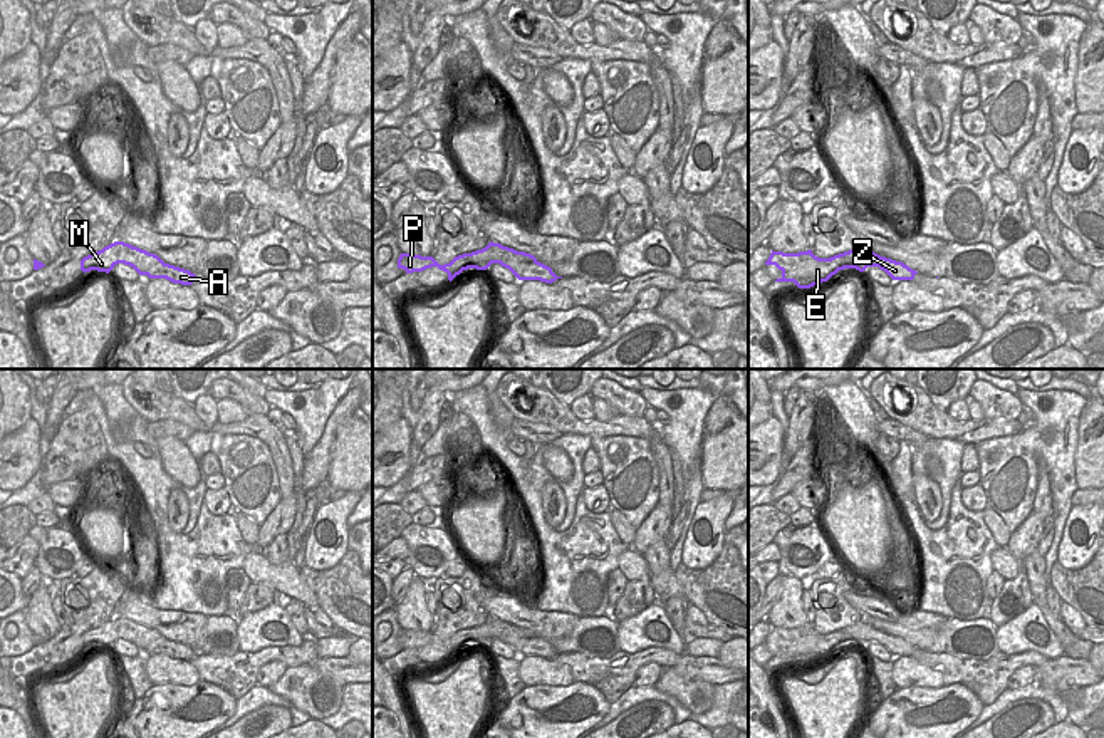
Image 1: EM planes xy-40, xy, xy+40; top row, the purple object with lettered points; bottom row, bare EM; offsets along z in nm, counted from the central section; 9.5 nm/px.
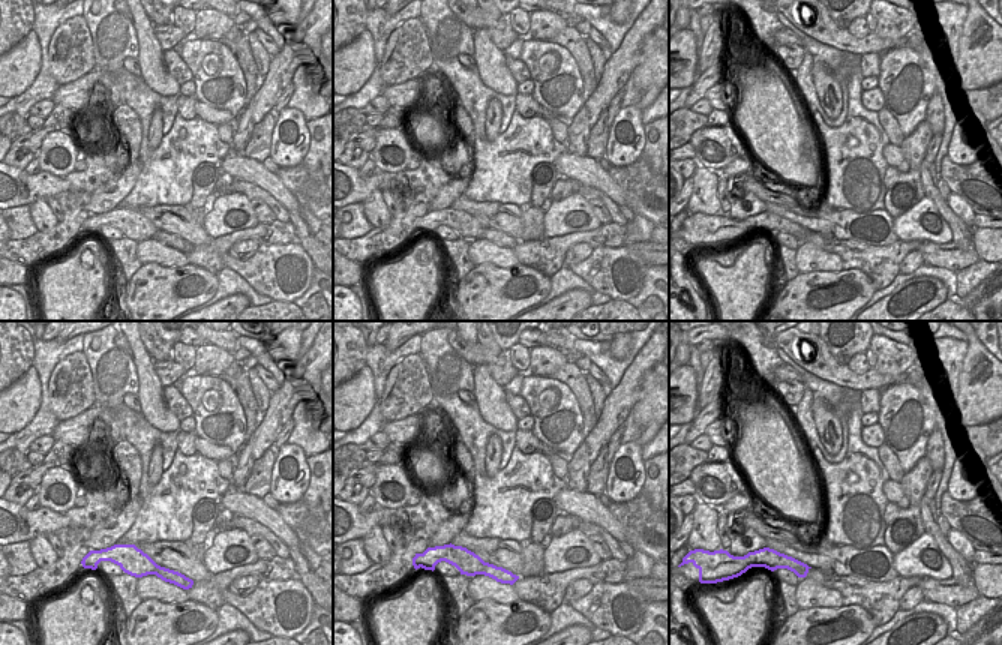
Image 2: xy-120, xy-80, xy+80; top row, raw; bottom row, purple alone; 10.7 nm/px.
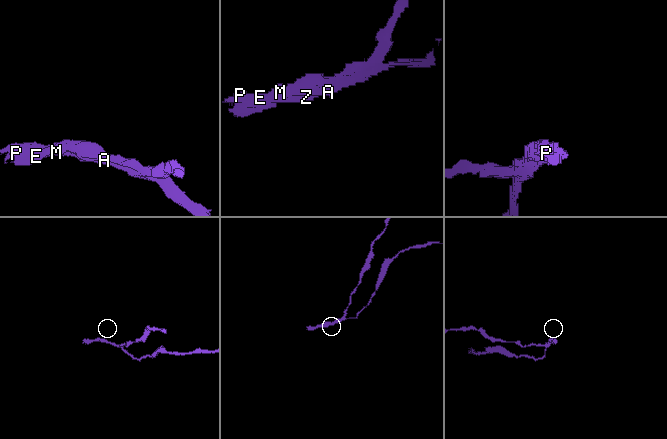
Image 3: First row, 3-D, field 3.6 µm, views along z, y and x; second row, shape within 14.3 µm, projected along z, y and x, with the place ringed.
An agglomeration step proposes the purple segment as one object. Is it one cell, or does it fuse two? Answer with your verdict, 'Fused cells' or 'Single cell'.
Fused cells.

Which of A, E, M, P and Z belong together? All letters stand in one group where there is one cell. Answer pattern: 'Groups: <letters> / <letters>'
Groups: A E P Z / M.

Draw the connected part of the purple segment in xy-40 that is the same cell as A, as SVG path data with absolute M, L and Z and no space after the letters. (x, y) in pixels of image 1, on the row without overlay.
M158 639L148 646L149 654L166 654L173 659L191 661L198 652L190 646L169 641L169 639Z

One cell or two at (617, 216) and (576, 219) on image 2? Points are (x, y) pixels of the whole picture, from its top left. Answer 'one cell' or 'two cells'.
two cells

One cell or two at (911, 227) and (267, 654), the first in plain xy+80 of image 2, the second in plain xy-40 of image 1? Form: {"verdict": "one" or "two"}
{"verdict": "two"}

